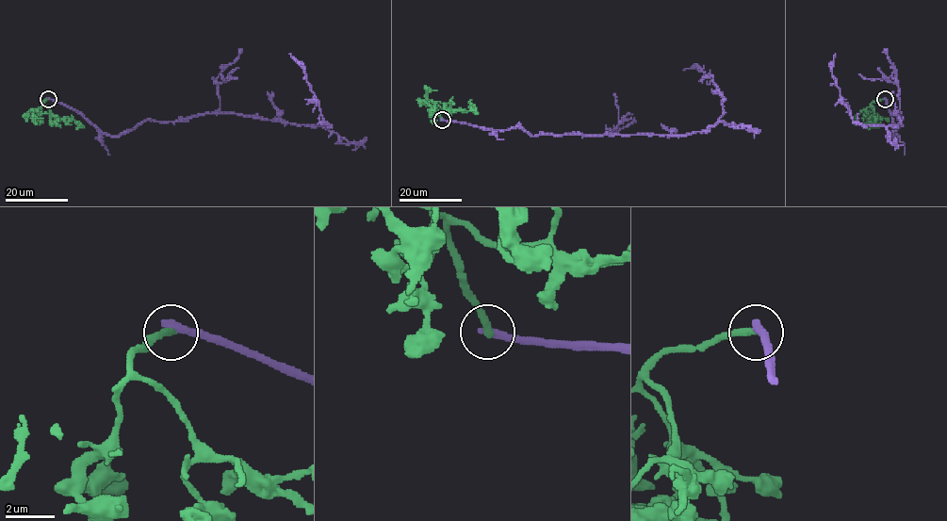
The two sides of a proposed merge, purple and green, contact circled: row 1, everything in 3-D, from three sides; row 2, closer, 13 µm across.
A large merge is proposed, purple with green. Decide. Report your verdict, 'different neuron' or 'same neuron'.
different neuron

